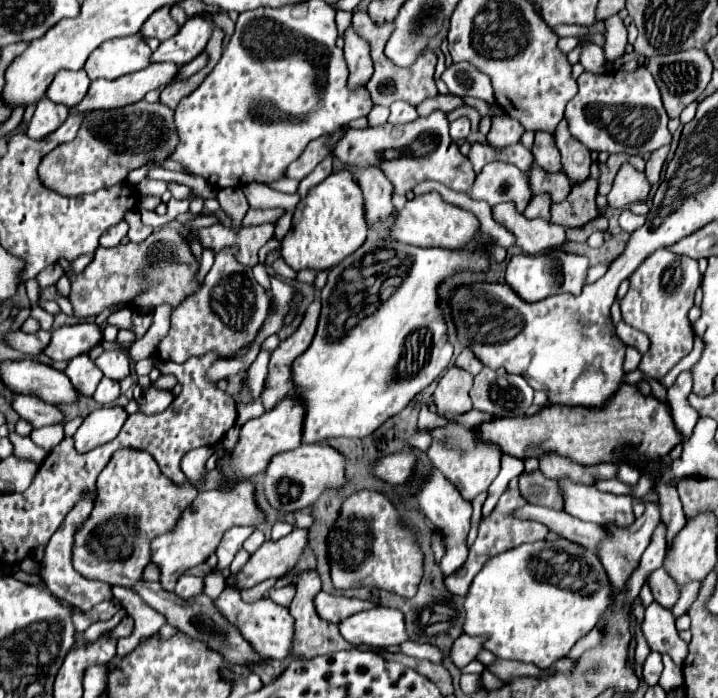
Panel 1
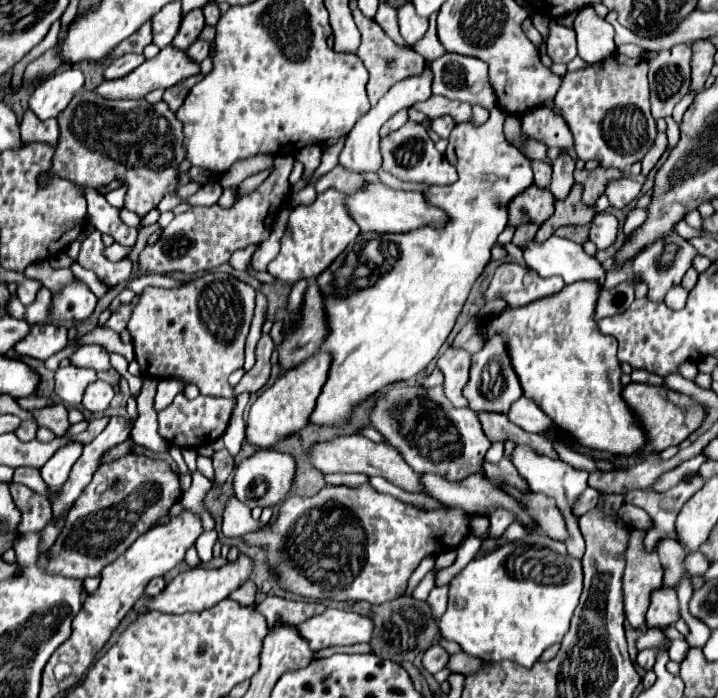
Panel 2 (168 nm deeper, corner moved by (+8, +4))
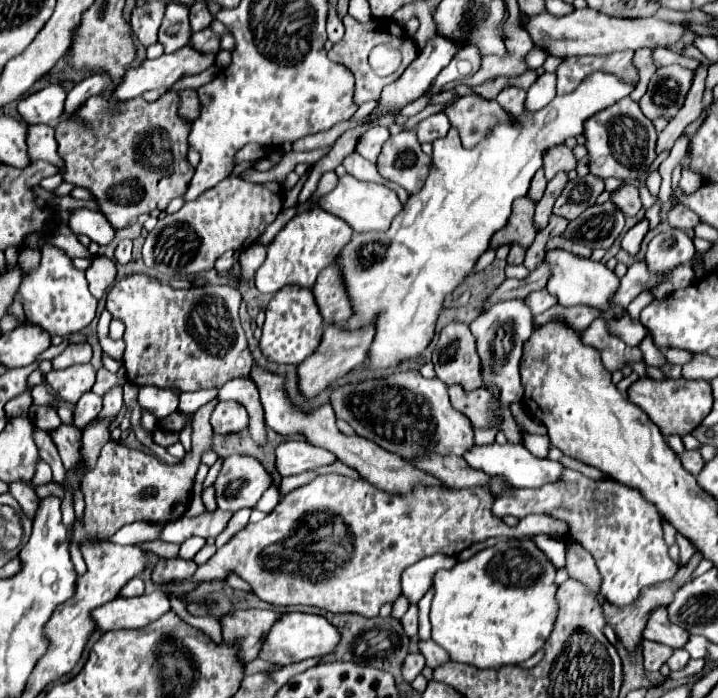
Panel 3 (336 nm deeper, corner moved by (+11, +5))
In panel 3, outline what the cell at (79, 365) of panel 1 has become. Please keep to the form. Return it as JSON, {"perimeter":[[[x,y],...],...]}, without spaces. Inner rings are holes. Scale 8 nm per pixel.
{"perimeter":[[[91,363],[73,365],[69,369],[51,371],[45,375],[45,381],[51,385],[53,393],[67,403],[77,403],[83,393],[87,393],[95,383],[95,369]]]}

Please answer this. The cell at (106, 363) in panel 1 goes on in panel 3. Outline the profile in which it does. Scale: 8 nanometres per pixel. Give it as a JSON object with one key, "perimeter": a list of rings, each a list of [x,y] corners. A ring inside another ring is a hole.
{"perimeter":[[[77,343],[77,345],[69,345],[51,363],[53,363],[53,369],[67,369],[67,367],[77,365],[77,363],[89,363],[91,357],[93,357],[91,345],[89,343]]]}

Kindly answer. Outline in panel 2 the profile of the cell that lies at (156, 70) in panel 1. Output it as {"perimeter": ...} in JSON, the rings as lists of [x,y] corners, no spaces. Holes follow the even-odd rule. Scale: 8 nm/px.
{"perimeter":[[[168,46],[168,48],[162,48],[152,60],[146,60],[136,70],[132,70],[132,74],[128,74],[124,78],[118,78],[118,80],[106,80],[106,82],[102,82],[96,88],[96,92],[102,98],[114,98],[114,100],[132,98],[132,100],[140,100],[140,98],[144,98],[148,92],[152,92],[156,88],[170,88],[176,82],[180,82],[184,78],[190,78],[190,76],[194,76],[198,72],[200,72],[200,64],[192,62],[186,52],[182,52],[182,50],[174,48],[174,46]]]}

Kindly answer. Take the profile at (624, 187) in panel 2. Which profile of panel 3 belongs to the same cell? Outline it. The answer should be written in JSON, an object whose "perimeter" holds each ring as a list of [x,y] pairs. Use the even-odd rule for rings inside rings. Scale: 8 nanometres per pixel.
{"perimeter":[[[623,185],[611,193],[611,203],[625,215],[635,215],[641,209],[641,199],[635,185]]]}

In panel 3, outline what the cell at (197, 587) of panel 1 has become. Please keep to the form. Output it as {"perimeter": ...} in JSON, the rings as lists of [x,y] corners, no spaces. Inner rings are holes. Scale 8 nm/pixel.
{"perimeter":[[[135,577],[135,579],[131,579],[123,589],[121,589],[121,593],[119,595],[125,595],[125,597],[133,597],[133,595],[143,595],[145,593],[145,583],[139,579],[139,577]]]}

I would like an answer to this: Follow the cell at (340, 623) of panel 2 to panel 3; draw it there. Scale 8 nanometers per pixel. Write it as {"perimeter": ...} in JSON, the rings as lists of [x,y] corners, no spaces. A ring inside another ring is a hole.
{"perimeter":[[[289,613],[283,615],[281,621],[277,621],[273,625],[273,629],[269,631],[265,645],[259,653],[261,659],[265,659],[267,663],[273,665],[289,665],[301,659],[309,659],[309,657],[319,657],[319,655],[327,655],[331,653],[341,641],[341,631],[331,625],[323,615],[315,615],[315,613]]]}

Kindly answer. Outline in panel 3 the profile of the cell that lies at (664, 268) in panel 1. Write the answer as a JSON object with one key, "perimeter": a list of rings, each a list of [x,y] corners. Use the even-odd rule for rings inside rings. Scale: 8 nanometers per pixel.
{"perimeter":[[[667,229],[655,235],[645,253],[645,263],[651,273],[665,275],[679,265],[689,263],[695,257],[695,247],[689,235],[681,229]]]}

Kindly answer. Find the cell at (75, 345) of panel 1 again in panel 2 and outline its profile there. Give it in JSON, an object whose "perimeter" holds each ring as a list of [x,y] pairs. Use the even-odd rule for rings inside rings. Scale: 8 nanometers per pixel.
{"perimeter":[[[34,324],[24,340],[16,342],[18,356],[30,356],[36,360],[48,360],[52,354],[60,352],[68,344],[66,328],[62,324]]]}

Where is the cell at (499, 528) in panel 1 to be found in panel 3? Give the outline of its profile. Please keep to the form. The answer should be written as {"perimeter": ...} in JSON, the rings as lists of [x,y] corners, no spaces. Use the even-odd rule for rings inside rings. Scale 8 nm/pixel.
{"perimeter":[[[417,605],[409,607],[409,611],[401,617],[401,621],[405,625],[405,633],[409,633],[409,637],[415,637],[417,635],[417,629],[419,629],[417,617],[419,617],[419,607]]]}

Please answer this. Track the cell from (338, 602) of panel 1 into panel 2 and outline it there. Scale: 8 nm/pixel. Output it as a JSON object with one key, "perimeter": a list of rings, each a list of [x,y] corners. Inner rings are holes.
{"perimeter":[[[268,596],[256,604],[256,612],[264,614],[268,620],[268,630],[274,630],[278,622],[284,626],[296,626],[324,610],[326,608],[320,602],[294,602],[276,596]]]}

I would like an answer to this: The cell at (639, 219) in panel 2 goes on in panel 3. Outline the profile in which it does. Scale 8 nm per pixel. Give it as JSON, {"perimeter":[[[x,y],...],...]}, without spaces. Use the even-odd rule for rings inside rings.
{"perimeter":[[[643,217],[635,227],[631,227],[631,229],[625,233],[625,237],[623,237],[623,241],[621,241],[621,247],[623,247],[625,251],[629,251],[631,255],[637,255],[637,253],[639,253],[639,247],[641,247],[641,241],[643,241],[643,237],[647,235],[647,231],[649,231],[649,219]]]}

